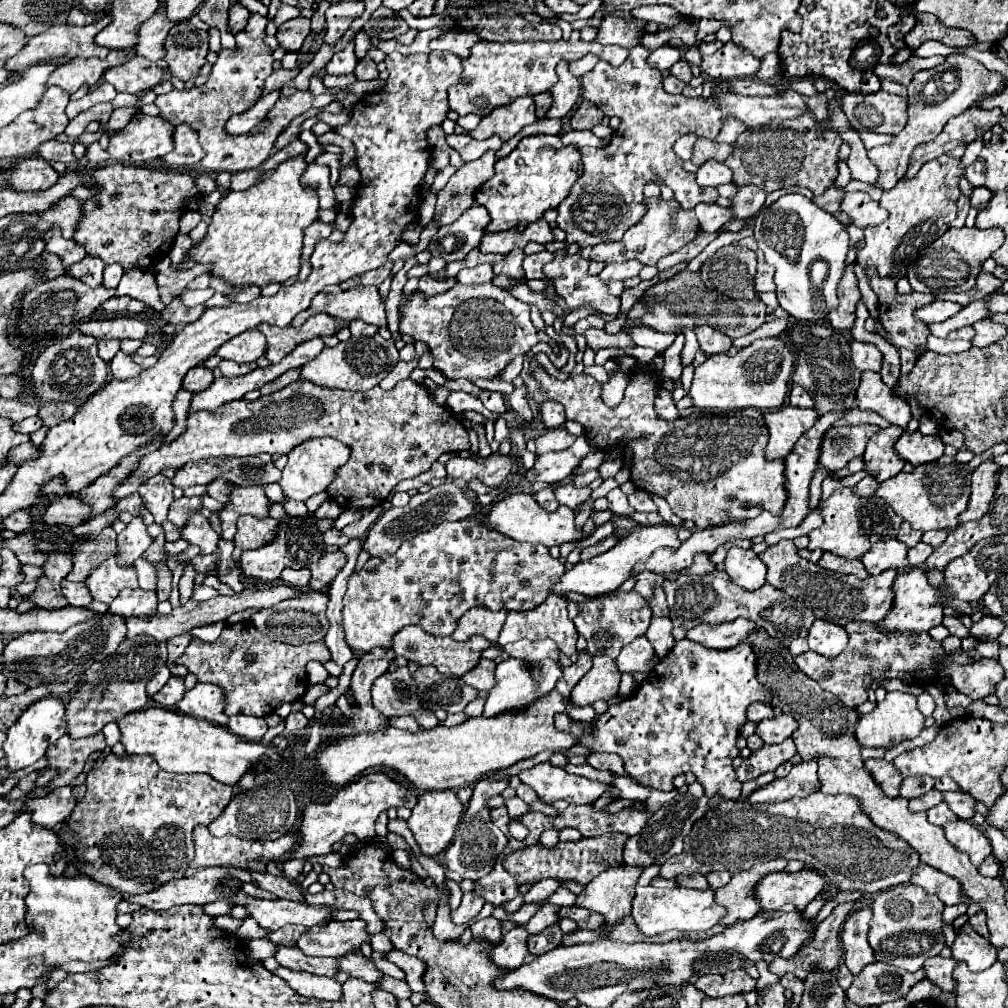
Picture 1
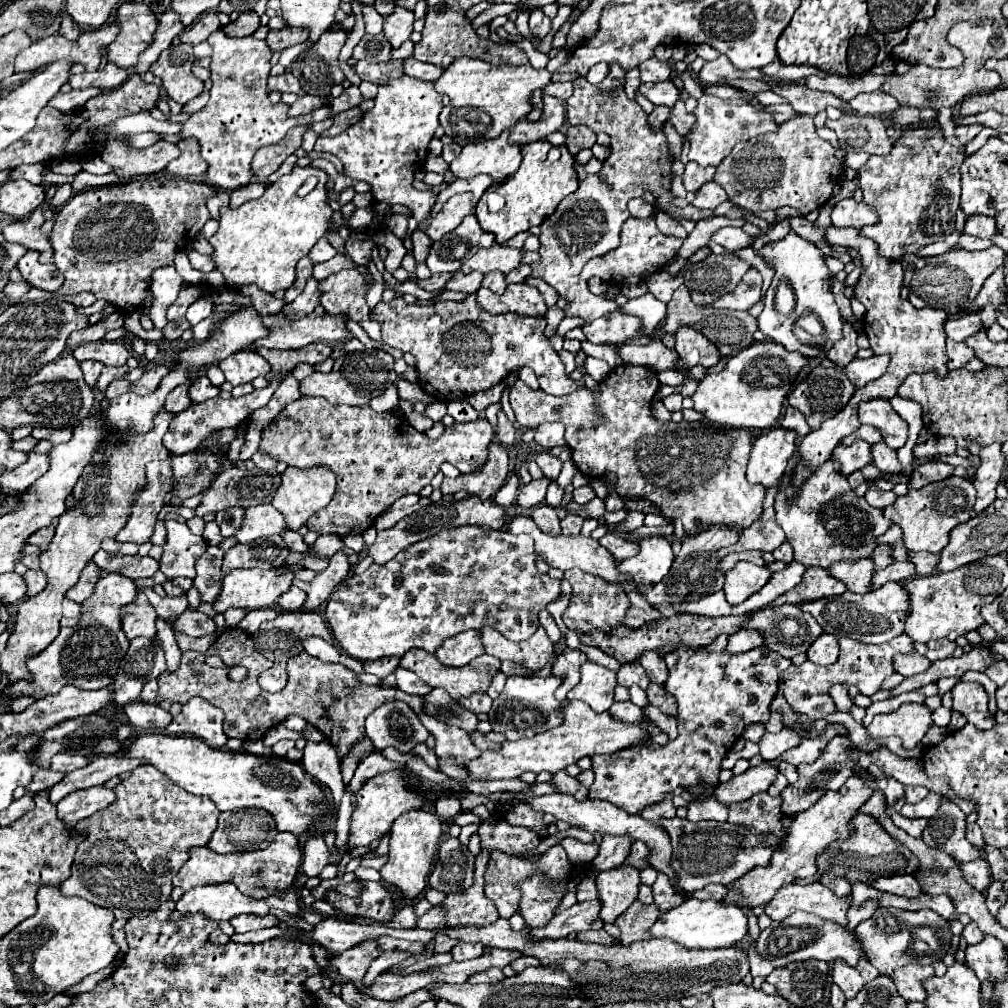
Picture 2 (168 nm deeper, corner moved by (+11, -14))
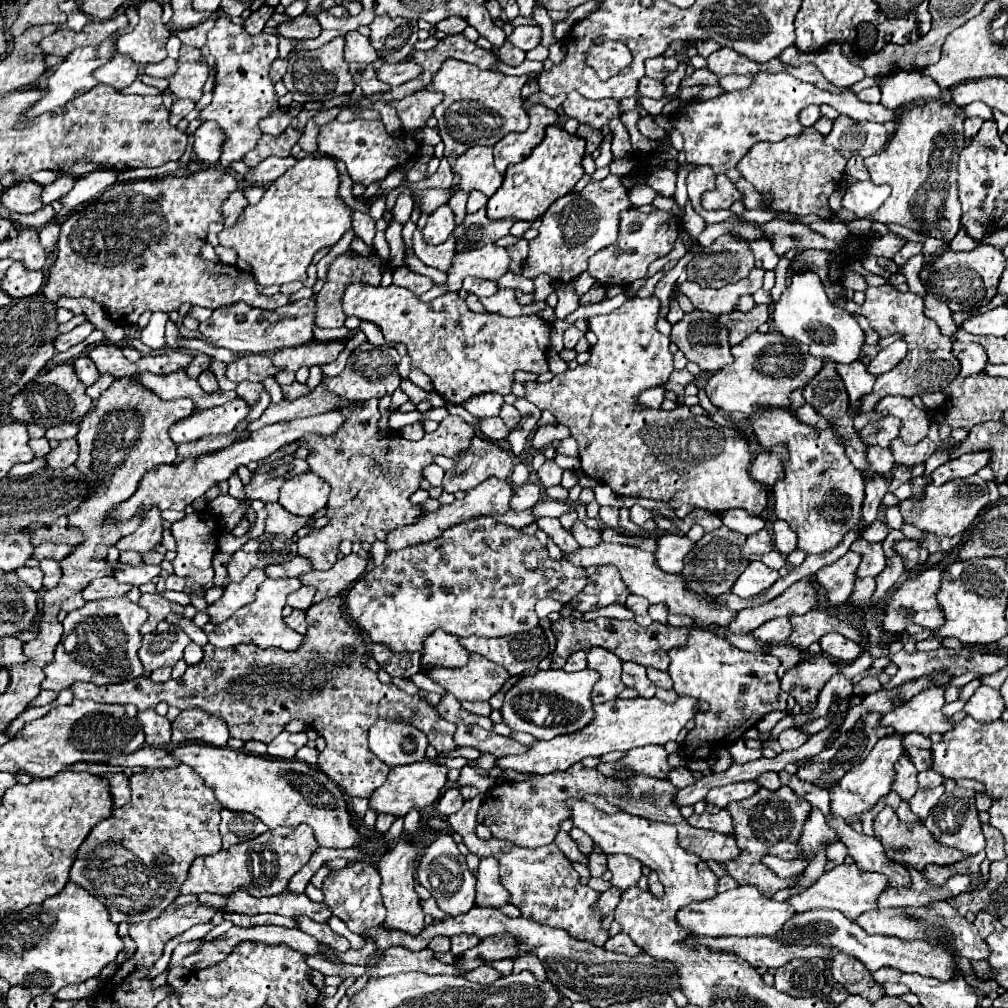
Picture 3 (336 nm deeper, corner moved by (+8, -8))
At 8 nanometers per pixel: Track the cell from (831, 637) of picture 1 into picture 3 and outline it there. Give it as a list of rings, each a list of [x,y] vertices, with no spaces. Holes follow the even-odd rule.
[[[827,633],[825,637],[821,637],[821,649],[827,657],[833,657],[841,663],[853,663],[857,657],[863,655],[863,647],[845,639],[839,633]]]

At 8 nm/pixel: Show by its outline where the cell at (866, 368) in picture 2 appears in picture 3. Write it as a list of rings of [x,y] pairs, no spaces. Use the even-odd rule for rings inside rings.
[[[895,341],[895,343],[891,343],[889,347],[883,347],[883,349],[877,353],[877,357],[869,363],[867,371],[873,373],[873,375],[887,373],[887,371],[893,369],[905,355],[907,355],[907,345],[905,345],[905,341]]]

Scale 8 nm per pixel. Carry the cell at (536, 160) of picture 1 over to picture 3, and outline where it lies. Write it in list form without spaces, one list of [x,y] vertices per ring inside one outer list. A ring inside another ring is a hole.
[[[551,125],[545,133],[545,139],[531,151],[529,157],[525,157],[521,163],[507,167],[501,189],[487,203],[487,215],[491,219],[513,217],[517,221],[535,221],[549,209],[555,199],[573,191],[575,183],[585,175],[581,165],[583,157],[585,139],[569,135],[559,125]]]

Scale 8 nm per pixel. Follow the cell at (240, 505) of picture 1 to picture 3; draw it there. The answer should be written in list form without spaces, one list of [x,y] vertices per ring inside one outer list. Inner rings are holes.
[[[267,503],[267,533],[275,533],[275,535],[285,535],[287,539],[291,539],[301,527],[305,527],[309,523],[309,517],[293,517],[289,511],[285,511],[279,503]]]

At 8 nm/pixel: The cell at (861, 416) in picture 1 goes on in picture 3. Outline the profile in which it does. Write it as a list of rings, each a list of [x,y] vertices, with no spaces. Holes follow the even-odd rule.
[[[889,415],[875,423],[869,423],[865,429],[859,431],[859,435],[867,445],[881,445],[887,449],[891,445],[891,441],[899,437],[899,427],[901,427],[901,421],[893,415]]]

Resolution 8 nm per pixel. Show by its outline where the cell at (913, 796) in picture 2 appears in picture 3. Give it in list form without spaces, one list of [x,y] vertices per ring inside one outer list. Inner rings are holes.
[[[927,769],[919,773],[917,781],[919,781],[919,787],[939,787],[943,783],[943,777],[937,775],[933,769]]]

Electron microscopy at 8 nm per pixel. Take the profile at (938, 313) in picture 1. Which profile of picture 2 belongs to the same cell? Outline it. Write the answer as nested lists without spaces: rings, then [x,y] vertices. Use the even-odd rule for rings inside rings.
[[[970,313],[970,315],[964,315],[960,319],[948,319],[944,329],[946,329],[946,335],[952,341],[964,341],[972,333],[980,331],[982,329],[982,323],[980,323],[980,319],[978,319],[976,313]]]

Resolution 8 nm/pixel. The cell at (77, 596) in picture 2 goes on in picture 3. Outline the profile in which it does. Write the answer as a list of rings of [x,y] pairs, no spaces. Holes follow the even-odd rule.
[[[103,577],[103,579],[91,581],[91,585],[83,589],[83,597],[85,601],[101,601],[109,597],[123,597],[129,589],[131,589],[129,585],[117,583],[115,577]]]

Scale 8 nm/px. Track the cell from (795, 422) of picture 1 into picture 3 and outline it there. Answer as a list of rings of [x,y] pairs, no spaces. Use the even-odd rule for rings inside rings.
[[[775,445],[769,453],[761,451],[749,469],[751,477],[765,487],[773,487],[783,477],[783,457],[787,457],[787,449],[783,445]]]

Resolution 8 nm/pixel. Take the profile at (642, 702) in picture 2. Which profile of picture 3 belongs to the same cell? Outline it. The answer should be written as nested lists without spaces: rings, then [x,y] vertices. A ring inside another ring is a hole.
[[[657,697],[653,699],[615,699],[603,705],[595,705],[595,721],[585,729],[579,729],[571,735],[561,735],[549,741],[537,741],[523,755],[509,755],[497,759],[499,769],[513,769],[517,773],[535,773],[549,775],[555,771],[565,771],[571,765],[579,763],[585,757],[601,757],[609,751],[629,751],[645,745],[665,745],[667,741],[675,741],[679,731],[687,725],[689,719],[695,717],[695,711],[705,711],[707,705],[697,703],[691,697],[677,697],[675,703],[665,703]]]

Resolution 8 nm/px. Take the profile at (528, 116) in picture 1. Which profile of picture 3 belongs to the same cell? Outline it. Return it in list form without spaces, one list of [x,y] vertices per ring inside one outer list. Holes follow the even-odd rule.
[[[471,147],[461,157],[457,157],[451,171],[459,177],[455,189],[465,191],[481,191],[485,197],[491,197],[503,183],[501,173],[493,165],[493,147]]]

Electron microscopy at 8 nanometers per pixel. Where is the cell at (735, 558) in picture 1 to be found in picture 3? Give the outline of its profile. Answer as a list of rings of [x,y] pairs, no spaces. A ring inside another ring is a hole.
[[[751,561],[749,567],[741,573],[741,577],[735,581],[731,591],[741,599],[749,599],[769,589],[777,579],[779,579],[779,573],[775,569],[765,567],[761,561]]]

